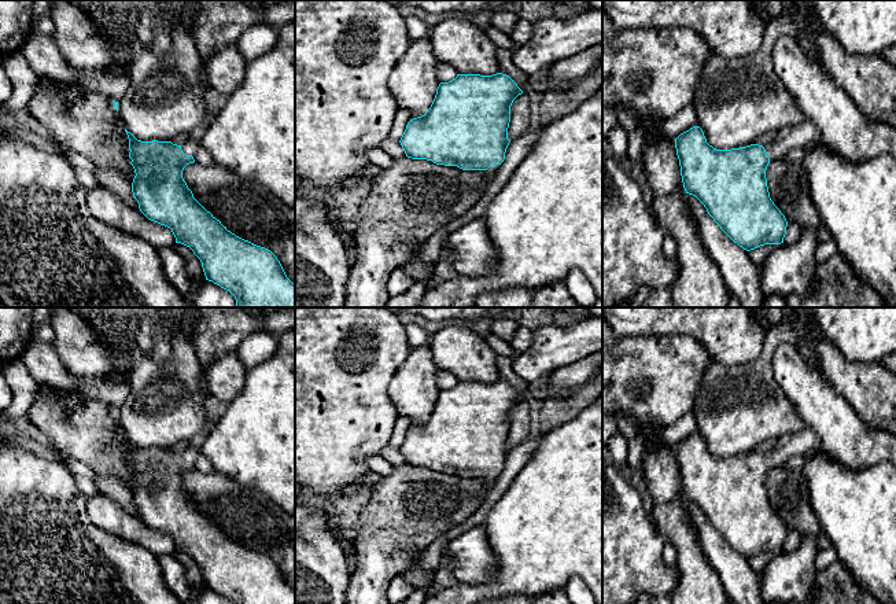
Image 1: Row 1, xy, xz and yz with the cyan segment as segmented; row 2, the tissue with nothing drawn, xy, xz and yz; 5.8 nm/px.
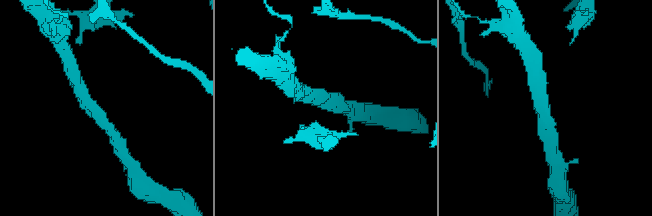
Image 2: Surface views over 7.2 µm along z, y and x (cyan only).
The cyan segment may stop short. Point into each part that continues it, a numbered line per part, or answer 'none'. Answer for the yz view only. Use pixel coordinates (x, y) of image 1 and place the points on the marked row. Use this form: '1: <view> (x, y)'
1: yz (806, 133)

